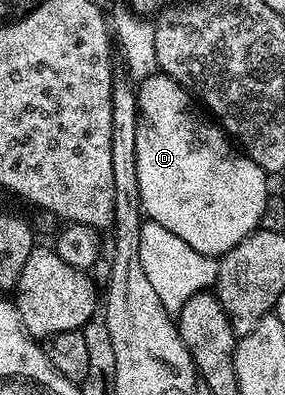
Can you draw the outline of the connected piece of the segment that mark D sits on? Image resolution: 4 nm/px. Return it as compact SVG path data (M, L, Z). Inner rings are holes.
M156 72L142 79L137 88L137 105L137 184L141 188L144 215L161 224L161 228L169 228L173 236L181 236L197 252L208 256L228 254L259 229L269 197L267 171L236 149L232 139L214 121L202 122L192 95L168 74Z

